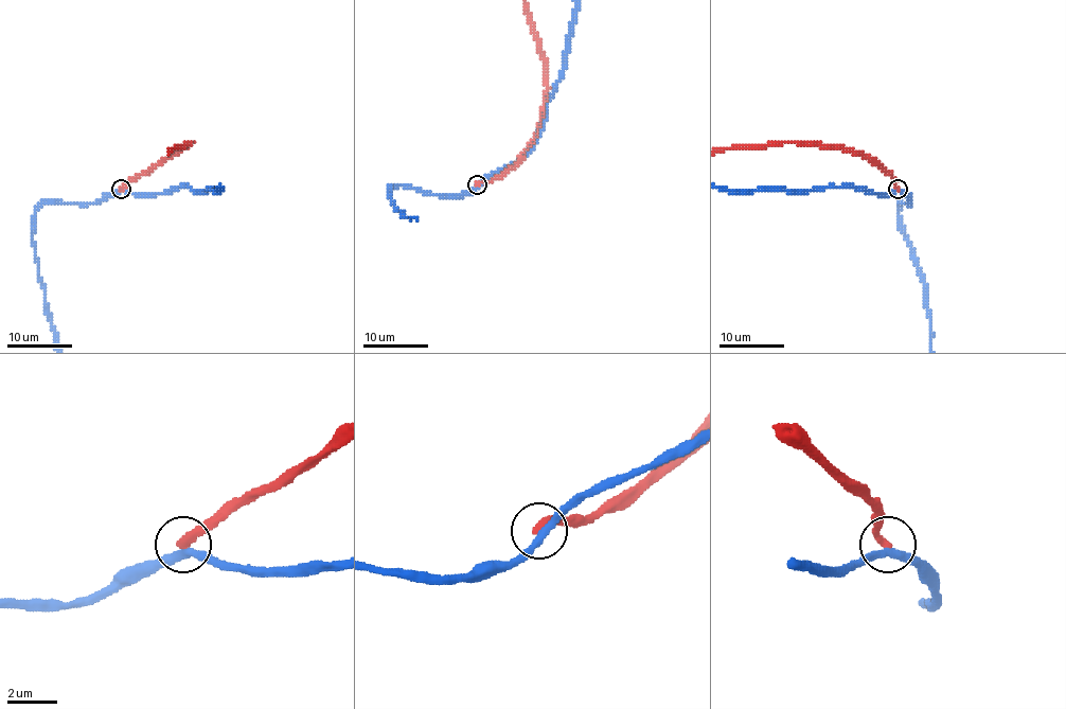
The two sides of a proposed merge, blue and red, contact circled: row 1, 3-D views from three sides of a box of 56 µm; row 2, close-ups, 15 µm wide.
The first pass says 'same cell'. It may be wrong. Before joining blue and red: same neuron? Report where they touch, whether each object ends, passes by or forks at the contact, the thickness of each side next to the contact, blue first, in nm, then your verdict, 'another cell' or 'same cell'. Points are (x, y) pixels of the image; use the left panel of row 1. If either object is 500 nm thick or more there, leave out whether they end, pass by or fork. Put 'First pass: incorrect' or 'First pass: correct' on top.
First pass: incorrect
(121, 189) | blue passes by | red ends | 280/340 nm | another cell

